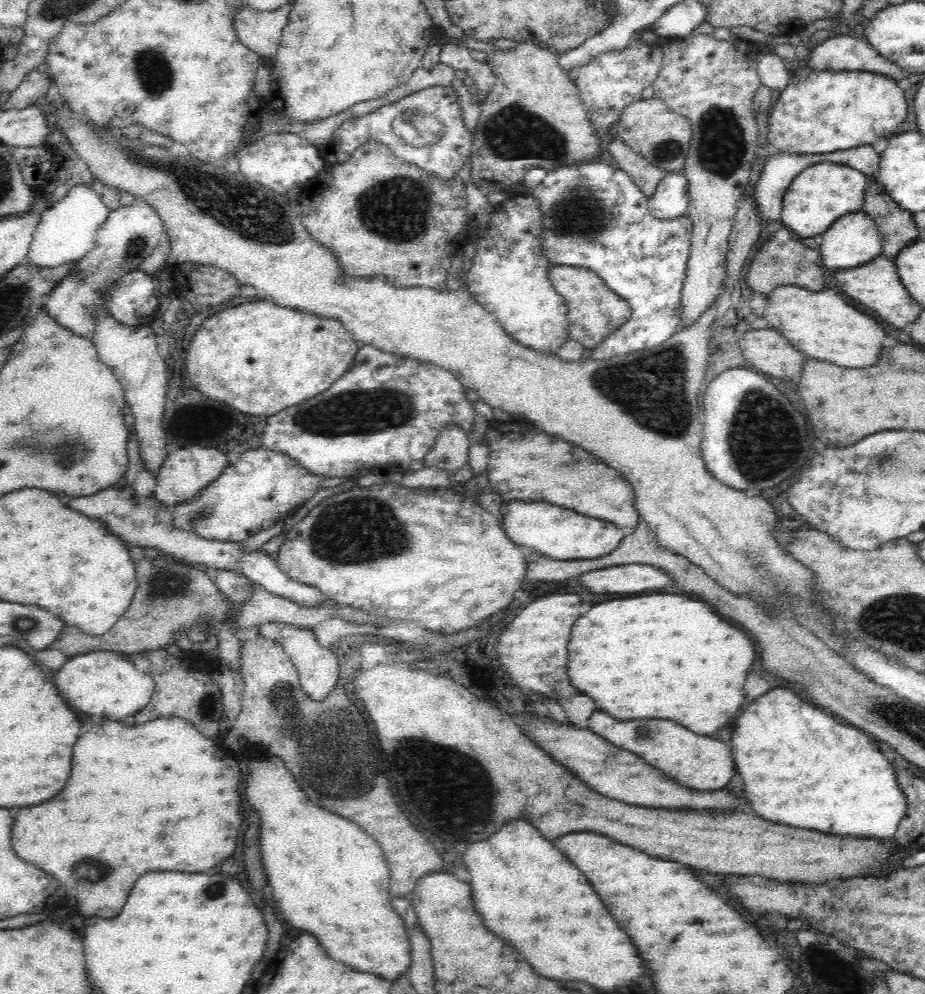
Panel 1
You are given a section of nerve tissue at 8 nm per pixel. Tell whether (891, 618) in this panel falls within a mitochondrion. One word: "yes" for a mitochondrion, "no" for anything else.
yes

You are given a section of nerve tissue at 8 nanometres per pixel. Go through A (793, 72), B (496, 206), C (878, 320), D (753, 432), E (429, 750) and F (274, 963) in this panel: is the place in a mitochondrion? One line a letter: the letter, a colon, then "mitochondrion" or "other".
A: other
B: other
C: other
D: mitochondrion
E: mitochondrion
F: other

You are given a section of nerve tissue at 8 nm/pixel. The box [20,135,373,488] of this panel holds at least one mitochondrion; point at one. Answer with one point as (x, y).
(68, 448)

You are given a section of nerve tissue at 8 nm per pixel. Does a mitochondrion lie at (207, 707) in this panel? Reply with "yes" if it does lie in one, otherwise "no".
yes

